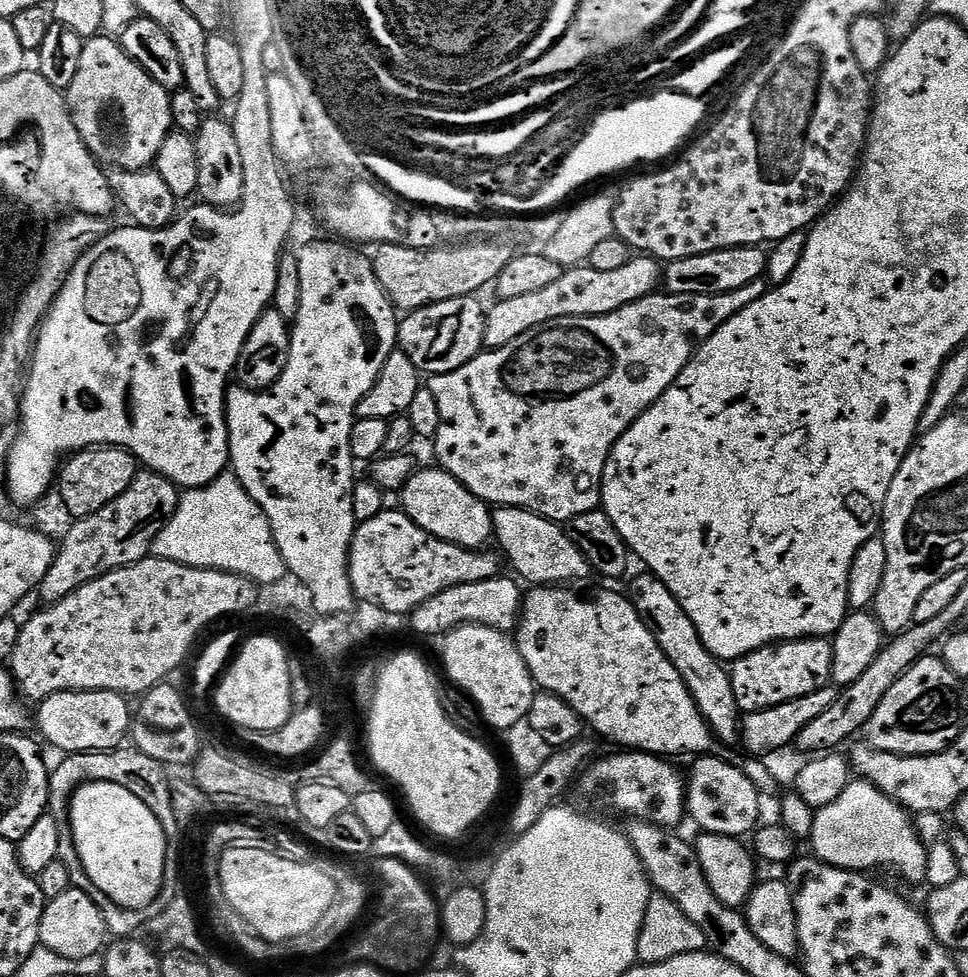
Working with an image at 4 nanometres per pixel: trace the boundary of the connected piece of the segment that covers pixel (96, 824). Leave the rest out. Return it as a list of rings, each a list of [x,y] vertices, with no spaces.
[[[93,780],[91,784],[83,784],[73,793],[67,823],[72,829],[82,866],[90,876],[90,881],[102,894],[106,894],[118,906],[126,908],[144,908],[157,899],[163,883],[168,840],[162,822],[154,818],[145,800],[134,798],[134,794],[130,794],[130,790],[125,790],[123,786]]]

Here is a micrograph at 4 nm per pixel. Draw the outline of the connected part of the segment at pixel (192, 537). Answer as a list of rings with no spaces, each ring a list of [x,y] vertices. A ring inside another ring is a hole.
[[[234,474],[220,476],[201,488],[187,489],[181,495],[174,514],[166,522],[164,531],[158,534],[158,538],[154,538],[151,555],[158,556],[161,560],[173,560],[195,568],[209,568],[238,574],[253,580],[257,586],[273,584],[286,575],[284,559],[274,542],[274,534],[270,530],[270,522],[266,514],[260,509],[258,502],[250,498],[250,494]]]

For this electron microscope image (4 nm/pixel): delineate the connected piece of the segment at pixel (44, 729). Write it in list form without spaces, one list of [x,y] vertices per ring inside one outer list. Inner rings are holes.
[[[90,690],[89,692],[59,692],[50,694],[50,698],[39,701],[37,712],[34,712],[34,728],[44,735],[48,744],[53,744],[60,754],[69,752],[113,752],[129,739],[133,721],[133,711],[129,708],[129,697],[110,690]]]

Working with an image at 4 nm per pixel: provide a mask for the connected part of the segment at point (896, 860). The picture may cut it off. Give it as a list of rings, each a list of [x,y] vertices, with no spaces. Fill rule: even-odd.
[[[860,778],[842,790],[842,795],[830,806],[819,809],[814,818],[814,830],[810,837],[810,845],[815,859],[823,860],[832,868],[846,868],[849,872],[867,873],[868,868],[893,868],[900,876],[905,876],[912,884],[924,884],[926,878],[926,854],[928,853],[925,841],[920,841],[916,828],[912,825],[913,817],[900,805],[895,804],[882,790],[878,790],[867,780]]]

